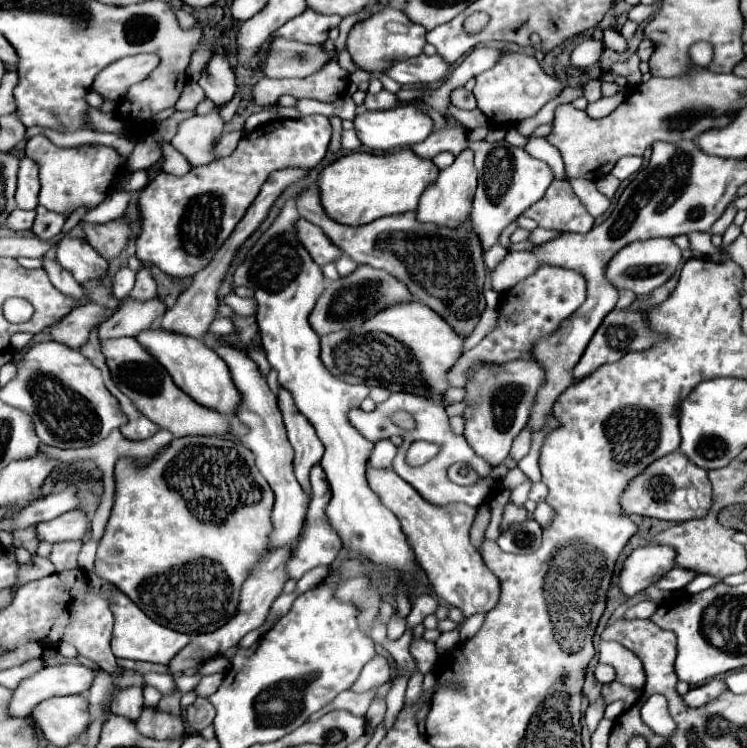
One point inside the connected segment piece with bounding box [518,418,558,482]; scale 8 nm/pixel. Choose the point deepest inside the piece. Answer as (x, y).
(529, 465)

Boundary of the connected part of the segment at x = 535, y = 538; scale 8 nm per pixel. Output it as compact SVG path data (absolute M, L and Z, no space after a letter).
M528 516L524 522L510 524L508 528L504 528L498 538L498 546L504 552L512 554L532 554L540 548L540 540L542 528L532 516Z

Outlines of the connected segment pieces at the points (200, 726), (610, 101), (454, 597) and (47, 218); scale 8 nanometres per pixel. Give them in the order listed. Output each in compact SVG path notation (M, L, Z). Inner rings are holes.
M196 698L196 702L188 706L188 710L184 712L184 720L188 728L194 732L202 732L206 726L210 726L214 716L216 716L216 710L208 698Z
M621 90L611 97L603 97L590 103L586 112L591 118L602 118L614 111L624 101L624 98L626 98L626 90Z
M368 466L368 484L380 496L402 524L402 532L414 550L414 556L428 576L434 592L450 606L462 610L464 618L472 614L490 612L500 598L498 578L484 566L478 550L470 544L470 526L476 516L476 508L466 504L448 504L444 508L432 506L422 500L418 492L406 484L394 470L376 470Z
M42 206L36 208L36 214L38 216L36 216L36 222L34 222L32 230L36 232L38 238L50 240L50 238L54 238L62 232L62 226L66 222L64 216L58 216L56 212L46 212L46 208L42 208Z

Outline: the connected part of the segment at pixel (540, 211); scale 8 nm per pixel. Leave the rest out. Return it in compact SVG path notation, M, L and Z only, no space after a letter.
M554 180L544 198L532 204L524 216L538 222L540 228L562 232L590 232L594 226L592 216L586 212L568 180Z

